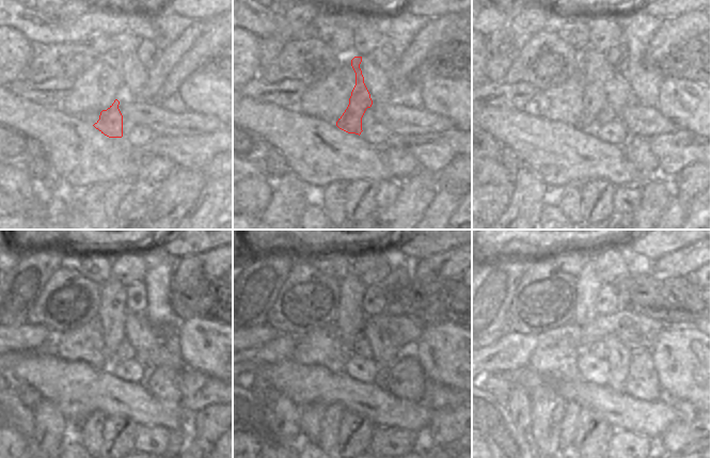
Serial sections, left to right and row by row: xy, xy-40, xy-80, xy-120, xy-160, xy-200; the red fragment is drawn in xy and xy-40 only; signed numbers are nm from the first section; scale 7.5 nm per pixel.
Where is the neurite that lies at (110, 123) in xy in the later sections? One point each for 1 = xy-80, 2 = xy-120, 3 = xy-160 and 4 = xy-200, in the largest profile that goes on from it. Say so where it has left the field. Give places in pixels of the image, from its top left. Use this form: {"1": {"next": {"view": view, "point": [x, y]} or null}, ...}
{"1": {"next": {"view": "xy-80", "point": [593, 63]}}, "2": {"next": {"view": "xy-120", "point": [112, 312]}}, "3": {"next": {"view": "xy-160", "point": [350, 318]}}, "4": {"next": {"view": "xy-200", "point": [587, 284]}}}

